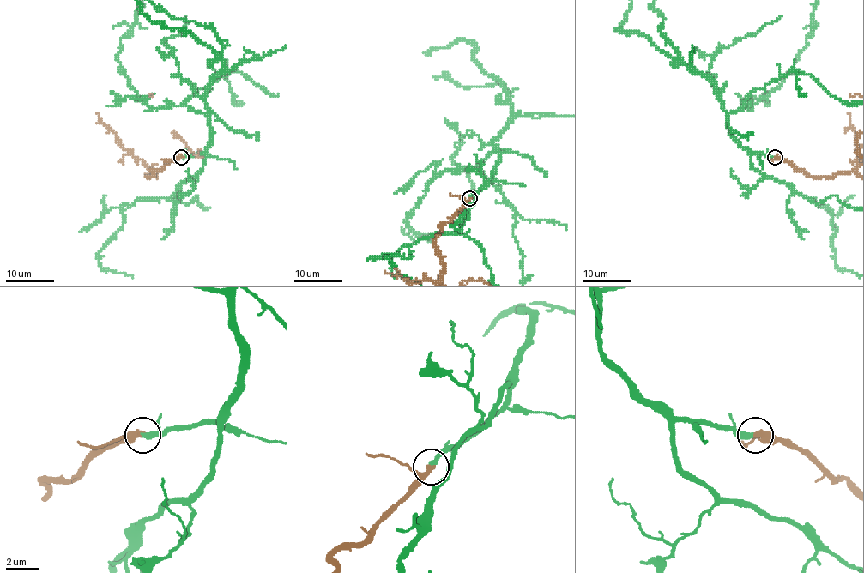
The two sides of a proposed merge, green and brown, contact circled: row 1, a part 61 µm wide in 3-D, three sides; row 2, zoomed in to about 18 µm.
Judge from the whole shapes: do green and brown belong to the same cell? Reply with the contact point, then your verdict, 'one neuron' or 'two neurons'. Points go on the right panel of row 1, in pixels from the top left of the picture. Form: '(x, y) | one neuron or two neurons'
(775, 157) | one neuron

